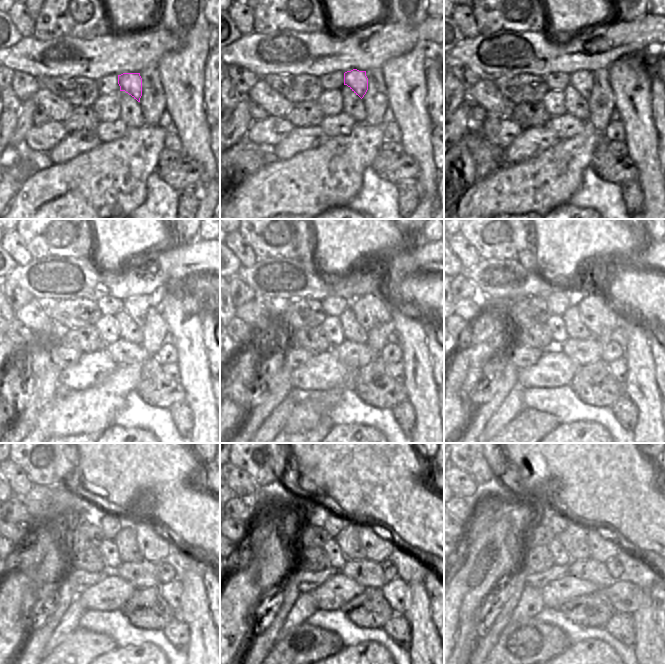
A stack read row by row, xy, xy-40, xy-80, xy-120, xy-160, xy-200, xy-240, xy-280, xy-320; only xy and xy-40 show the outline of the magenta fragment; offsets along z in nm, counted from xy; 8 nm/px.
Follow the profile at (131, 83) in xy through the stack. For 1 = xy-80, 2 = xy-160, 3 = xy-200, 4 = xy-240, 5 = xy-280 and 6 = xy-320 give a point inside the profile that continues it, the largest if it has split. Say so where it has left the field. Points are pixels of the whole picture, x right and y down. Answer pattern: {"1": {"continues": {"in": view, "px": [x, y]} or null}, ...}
{"1": {"continues": {"in": "xy-80", "px": [582, 81]}}, "2": {"continues": {"in": "xy-160", "px": [370, 310]}}, "3": {"continues": {"in": "xy-200", "px": [597, 312]}}, "4": {"continues": {"in": "xy-240", "px": [154, 545]}}, "5": {"continues": {"in": "xy-280", "px": [379, 547]}}, "6": {"continues": {"in": "xy-320", "px": [602, 548]}}}

